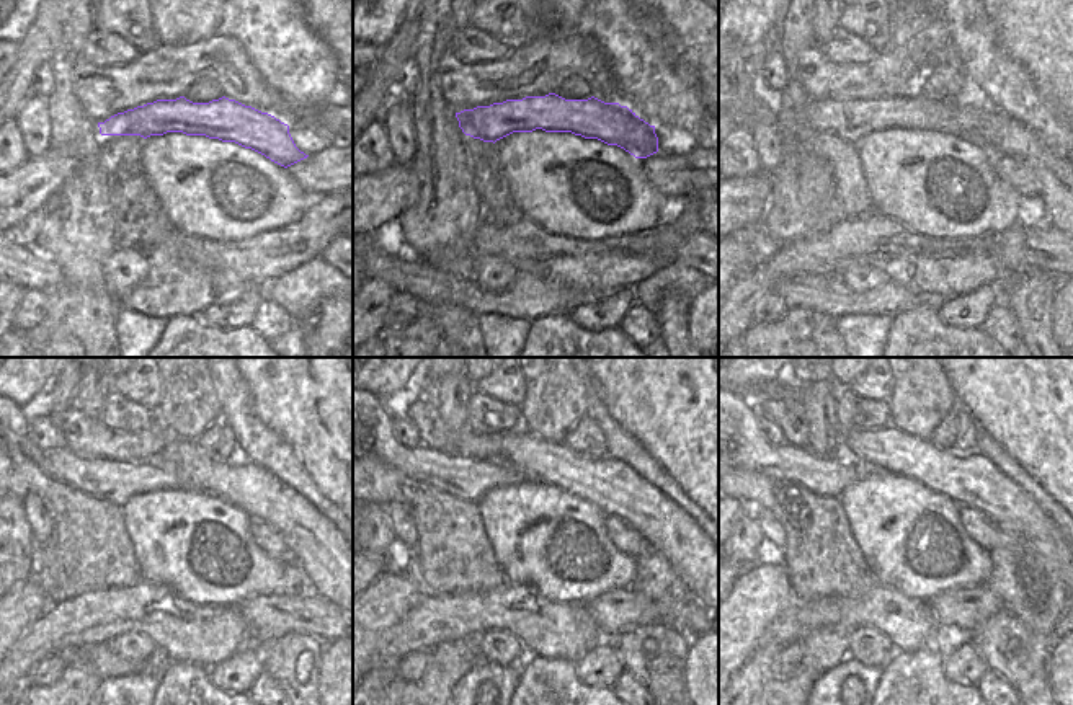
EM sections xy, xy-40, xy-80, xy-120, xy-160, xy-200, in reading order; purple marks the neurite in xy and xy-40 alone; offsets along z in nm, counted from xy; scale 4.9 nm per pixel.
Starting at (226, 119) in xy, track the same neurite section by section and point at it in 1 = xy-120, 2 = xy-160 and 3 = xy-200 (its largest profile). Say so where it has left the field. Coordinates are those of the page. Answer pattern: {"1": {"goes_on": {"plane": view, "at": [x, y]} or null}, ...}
{"1": {"goes_on": {"plane": "xy-120", "at": [115, 482]}}, "2": {"goes_on": {"plane": "xy-160", "at": [467, 478]}}, "3": {"goes_on": {"plane": "xy-200", "at": [823, 477]}}}

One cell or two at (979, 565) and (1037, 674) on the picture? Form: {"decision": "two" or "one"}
{"decision": "two"}

